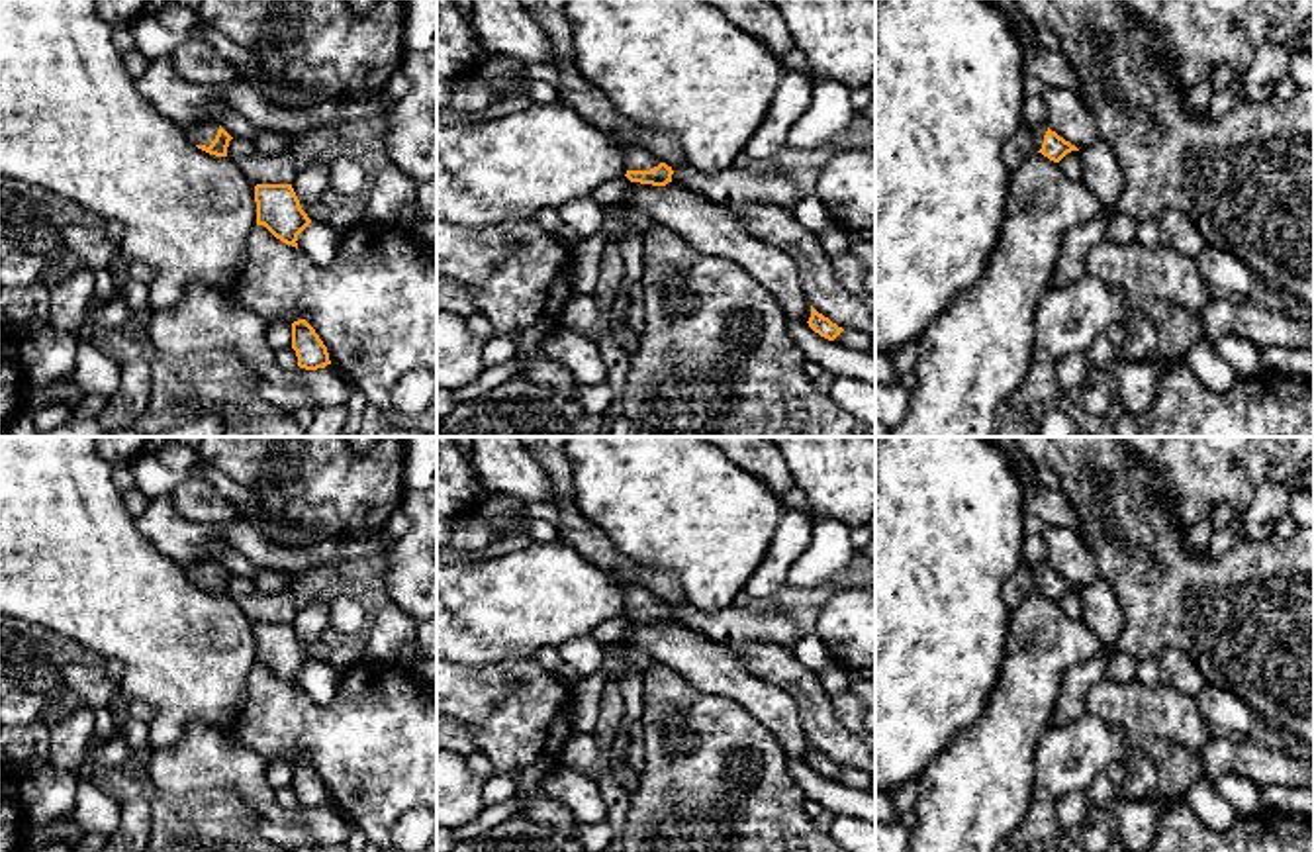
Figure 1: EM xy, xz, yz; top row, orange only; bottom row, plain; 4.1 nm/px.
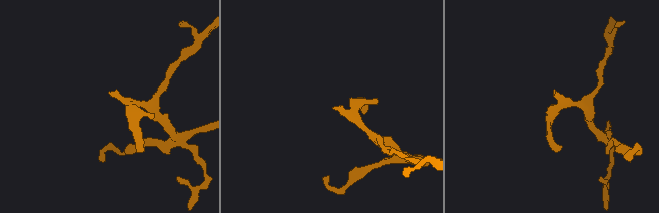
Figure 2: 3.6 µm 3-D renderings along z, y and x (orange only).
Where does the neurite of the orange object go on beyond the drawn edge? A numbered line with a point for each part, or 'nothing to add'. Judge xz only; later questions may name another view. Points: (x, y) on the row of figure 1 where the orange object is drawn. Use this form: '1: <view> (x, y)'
1: xz (637, 157)

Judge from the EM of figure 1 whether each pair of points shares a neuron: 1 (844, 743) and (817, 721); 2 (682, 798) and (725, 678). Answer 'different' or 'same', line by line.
1: same
2: different

